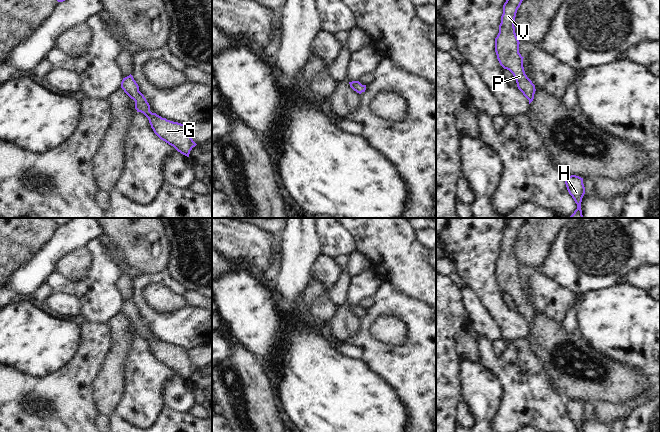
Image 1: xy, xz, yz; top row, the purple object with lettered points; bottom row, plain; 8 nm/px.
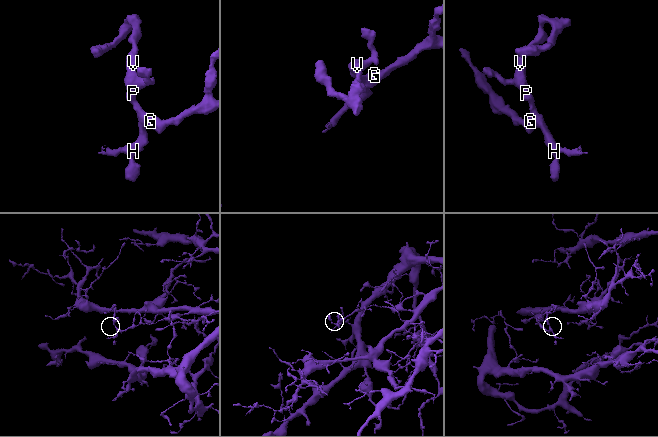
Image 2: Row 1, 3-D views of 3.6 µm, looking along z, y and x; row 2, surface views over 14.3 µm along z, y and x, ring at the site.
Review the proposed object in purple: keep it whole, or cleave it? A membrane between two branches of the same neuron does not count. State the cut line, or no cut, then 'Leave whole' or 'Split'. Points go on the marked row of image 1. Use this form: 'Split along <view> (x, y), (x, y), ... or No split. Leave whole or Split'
No split. Leave whole

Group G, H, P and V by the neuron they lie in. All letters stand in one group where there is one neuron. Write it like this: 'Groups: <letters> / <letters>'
Groups: G H P V

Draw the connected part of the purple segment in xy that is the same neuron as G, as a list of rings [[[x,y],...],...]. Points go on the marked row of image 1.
[[[131,74],[123,78],[121,88],[135,101],[137,112],[143,113],[148,118],[154,133],[178,152],[189,157],[190,151],[197,144],[190,137],[187,127],[184,124],[167,120],[156,113],[152,113],[149,103],[139,91],[139,86]]]

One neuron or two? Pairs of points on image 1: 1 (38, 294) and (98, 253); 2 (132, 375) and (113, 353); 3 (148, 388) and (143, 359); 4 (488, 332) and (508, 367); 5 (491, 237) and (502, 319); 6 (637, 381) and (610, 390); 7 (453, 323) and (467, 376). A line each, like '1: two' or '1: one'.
1: two
2: two
3: one
4: two
5: one
6: one
7: two

